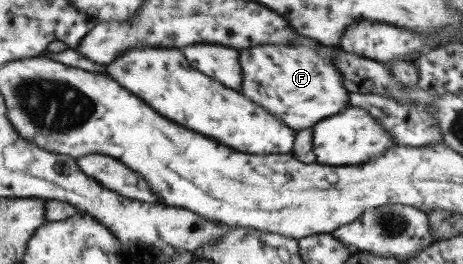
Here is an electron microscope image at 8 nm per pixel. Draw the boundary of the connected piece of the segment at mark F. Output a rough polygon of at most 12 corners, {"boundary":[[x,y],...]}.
{"boundary":[[335,46],[239,49],[239,93],[291,130],[345,109]]}

